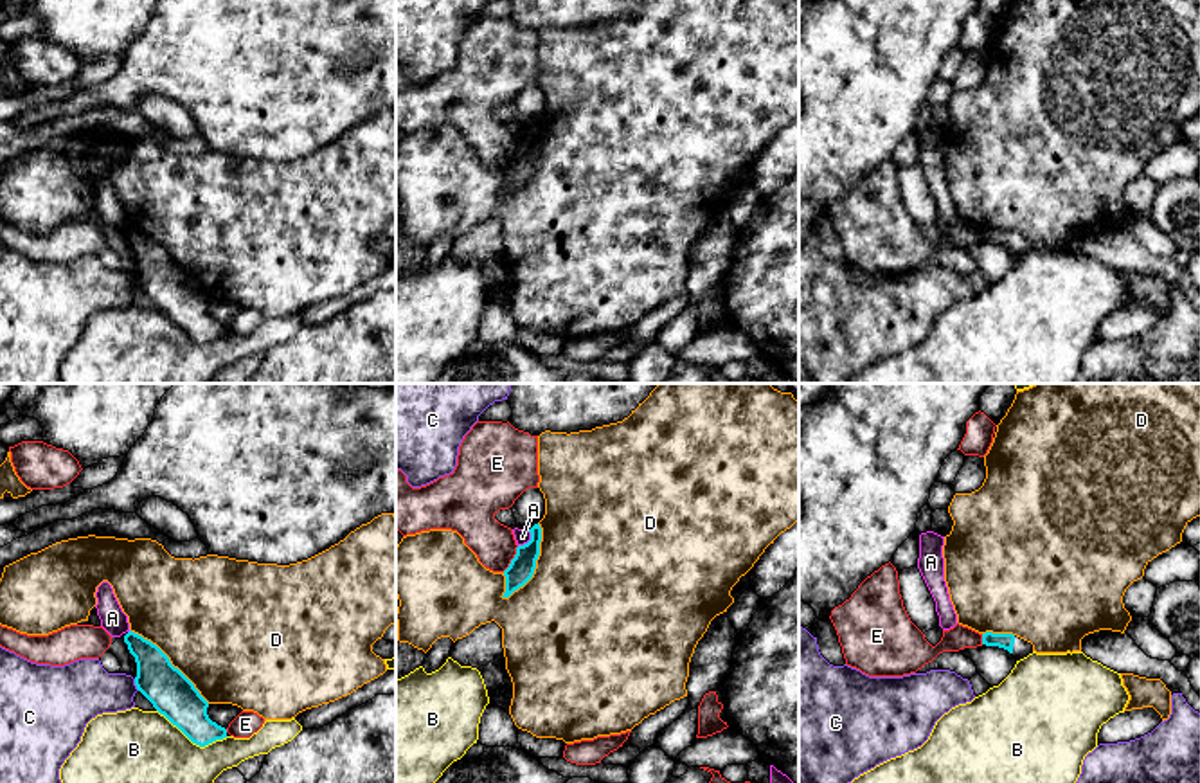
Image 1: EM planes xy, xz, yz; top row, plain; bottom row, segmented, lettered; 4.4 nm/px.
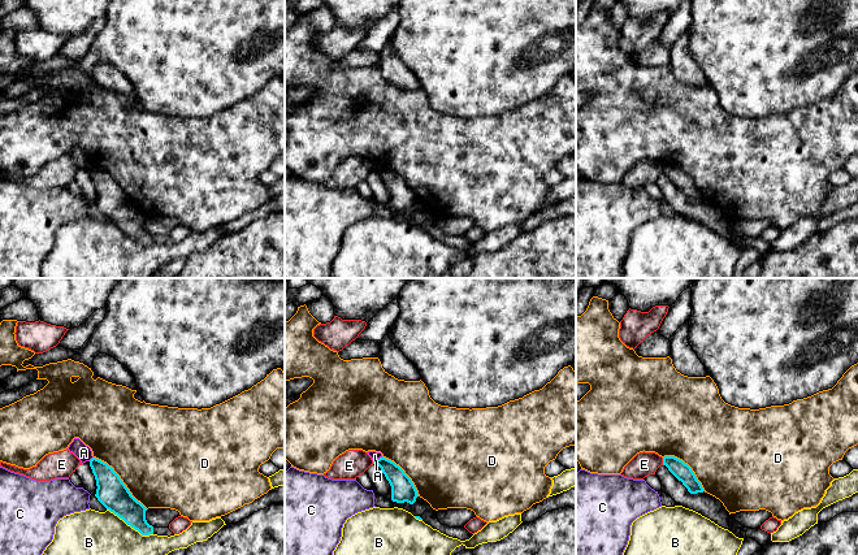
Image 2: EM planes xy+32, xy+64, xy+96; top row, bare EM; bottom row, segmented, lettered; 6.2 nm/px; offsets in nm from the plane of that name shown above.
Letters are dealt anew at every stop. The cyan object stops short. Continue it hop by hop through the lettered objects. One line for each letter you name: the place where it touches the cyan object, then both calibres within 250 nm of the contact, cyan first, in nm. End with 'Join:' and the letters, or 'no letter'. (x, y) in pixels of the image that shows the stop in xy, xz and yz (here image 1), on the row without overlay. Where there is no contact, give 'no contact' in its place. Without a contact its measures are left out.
Join: no letter

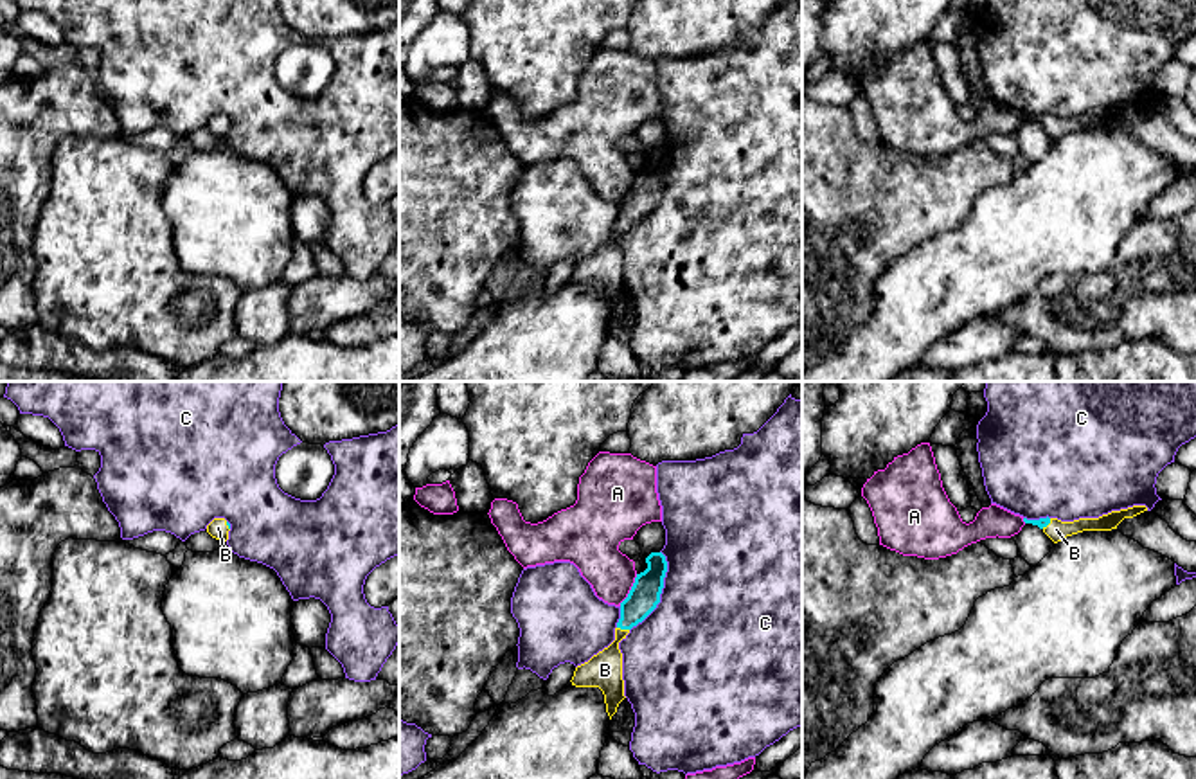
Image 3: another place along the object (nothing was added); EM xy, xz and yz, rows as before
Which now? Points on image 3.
B: contact xz (623, 225); calibres 140 and 160 nm
Join: B

